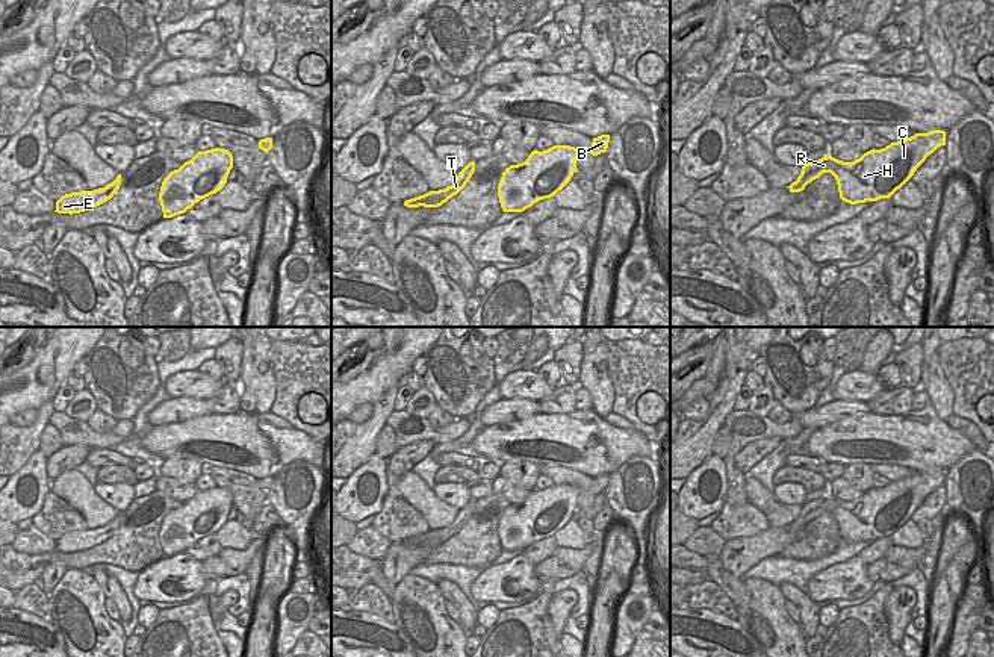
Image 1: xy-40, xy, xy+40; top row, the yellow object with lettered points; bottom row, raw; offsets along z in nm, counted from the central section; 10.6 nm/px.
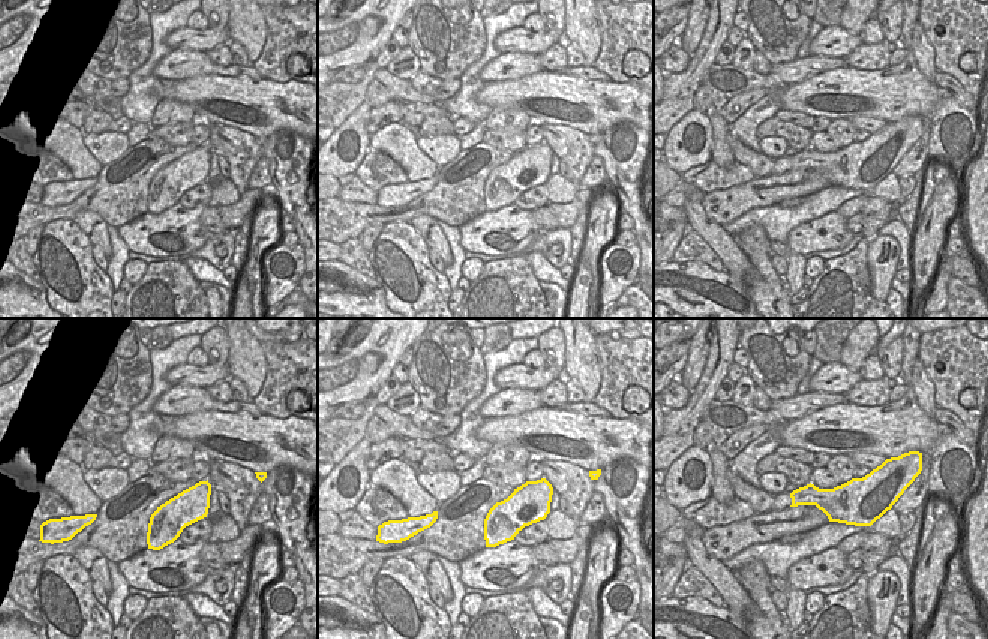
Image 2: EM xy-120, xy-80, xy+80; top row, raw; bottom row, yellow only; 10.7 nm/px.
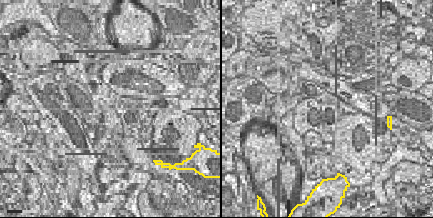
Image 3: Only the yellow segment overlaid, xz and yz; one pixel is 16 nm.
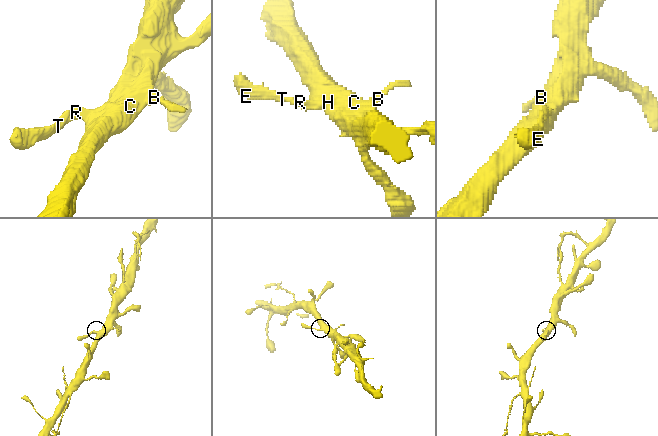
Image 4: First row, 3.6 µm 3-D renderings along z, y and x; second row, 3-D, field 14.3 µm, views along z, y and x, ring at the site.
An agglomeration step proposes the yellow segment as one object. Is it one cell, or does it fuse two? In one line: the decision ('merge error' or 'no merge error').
no merge error

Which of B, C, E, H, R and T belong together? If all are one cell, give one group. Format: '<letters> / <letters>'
B C E H R T

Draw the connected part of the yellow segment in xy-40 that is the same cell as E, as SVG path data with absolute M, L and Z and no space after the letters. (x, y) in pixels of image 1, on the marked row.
M118 174L116 179L104 188L65 194L56 201L54 212L73 215L94 209L110 200L113 194L120 189L120 185L121 174Z

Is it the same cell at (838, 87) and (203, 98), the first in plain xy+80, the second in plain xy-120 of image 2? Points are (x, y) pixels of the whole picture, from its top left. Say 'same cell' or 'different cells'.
same cell

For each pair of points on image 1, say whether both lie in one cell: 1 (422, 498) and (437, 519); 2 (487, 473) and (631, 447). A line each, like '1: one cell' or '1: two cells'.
1: one cell
2: two cells

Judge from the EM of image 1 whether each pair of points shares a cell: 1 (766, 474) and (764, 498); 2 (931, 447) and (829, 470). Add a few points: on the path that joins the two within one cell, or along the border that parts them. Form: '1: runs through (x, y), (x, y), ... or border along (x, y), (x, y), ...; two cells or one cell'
1: border along (746, 476), (755, 477), (772, 494); two cells
2: border along (826, 462), (844, 465); two cells

